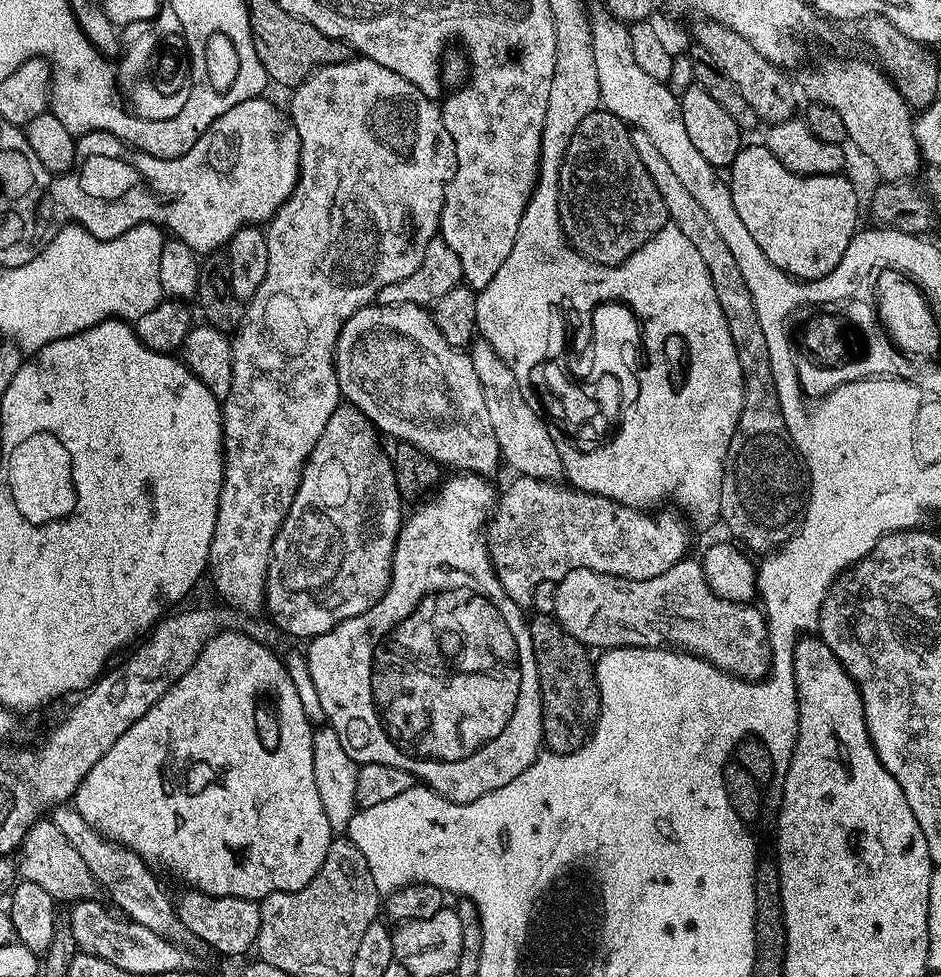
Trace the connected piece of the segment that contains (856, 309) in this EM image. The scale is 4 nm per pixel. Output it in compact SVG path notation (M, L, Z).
M864 300L835 304L813 311L816 313L809 318L804 337L798 340L798 361L803 368L800 384L809 397L823 398L832 389L855 380L913 375L914 365L892 345L869 301L868 304Z

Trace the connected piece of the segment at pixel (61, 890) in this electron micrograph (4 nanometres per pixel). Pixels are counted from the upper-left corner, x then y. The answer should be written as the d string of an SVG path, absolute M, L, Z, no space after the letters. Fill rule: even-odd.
M41 818L33 824L32 828L24 836L18 849L18 872L21 877L37 886L42 886L46 894L50 894L58 902L79 902L91 900L97 895L98 885L92 871L82 862L82 854L74 850L66 842L66 838L58 826L50 818Z

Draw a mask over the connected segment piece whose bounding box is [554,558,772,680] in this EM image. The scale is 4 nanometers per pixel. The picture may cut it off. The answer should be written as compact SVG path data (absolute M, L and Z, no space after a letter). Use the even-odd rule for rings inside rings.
M692 559L680 560L666 574L649 580L627 580L588 570L588 604L584 604L584 596L576 600L580 616L572 616L572 596L568 596L572 584L563 576L556 584L555 618L592 650L669 647L701 656L742 680L764 679L772 666L772 652L767 646L768 621L763 611L755 603L739 604L714 594L704 577L703 563Z

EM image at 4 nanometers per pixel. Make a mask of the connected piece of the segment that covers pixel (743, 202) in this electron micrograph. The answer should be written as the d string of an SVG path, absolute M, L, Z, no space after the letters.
M756 142L749 148L748 145L741 147L730 169L734 210L738 210L742 217L742 226L750 230L750 238L758 242L762 254L766 254L766 258L770 258L774 266L801 282L820 280L830 274L830 270L834 270L838 262L842 262L846 246L850 246L858 231L856 219L860 216L860 200L856 197L855 186L846 177L844 174L799 176L786 170L786 166L782 166L782 162L778 162L778 158L774 158L774 154L770 154L770 150L764 147L763 143Z

